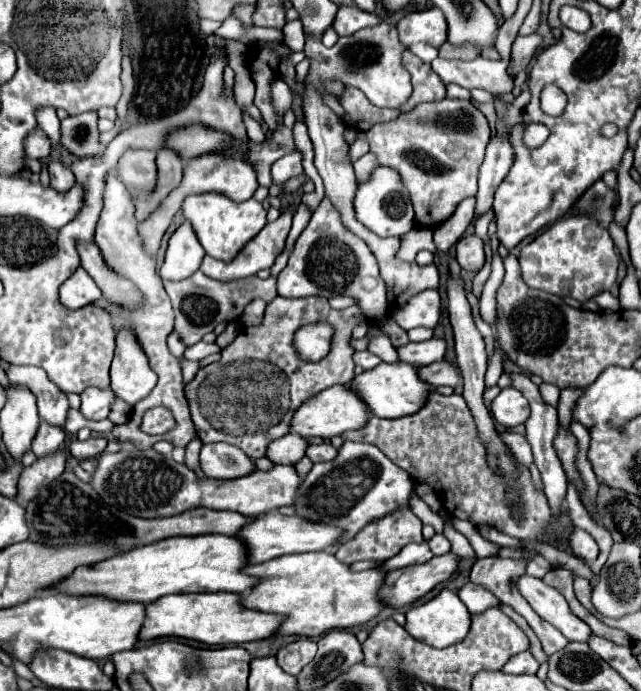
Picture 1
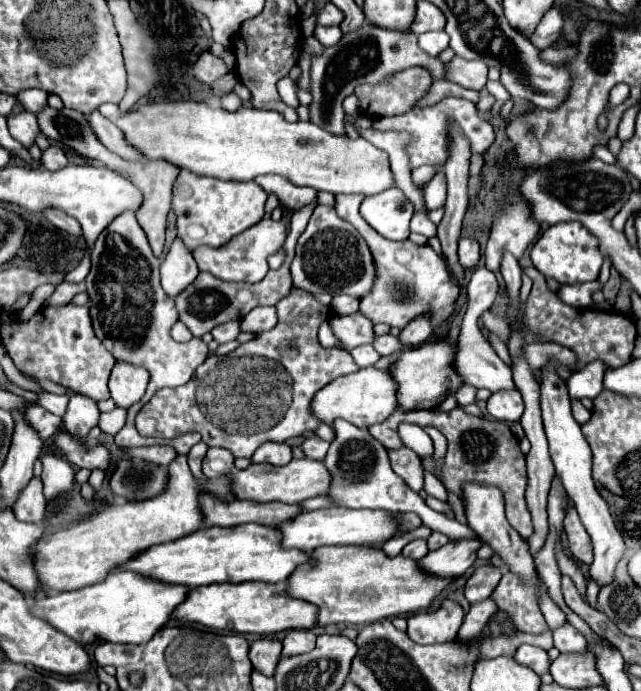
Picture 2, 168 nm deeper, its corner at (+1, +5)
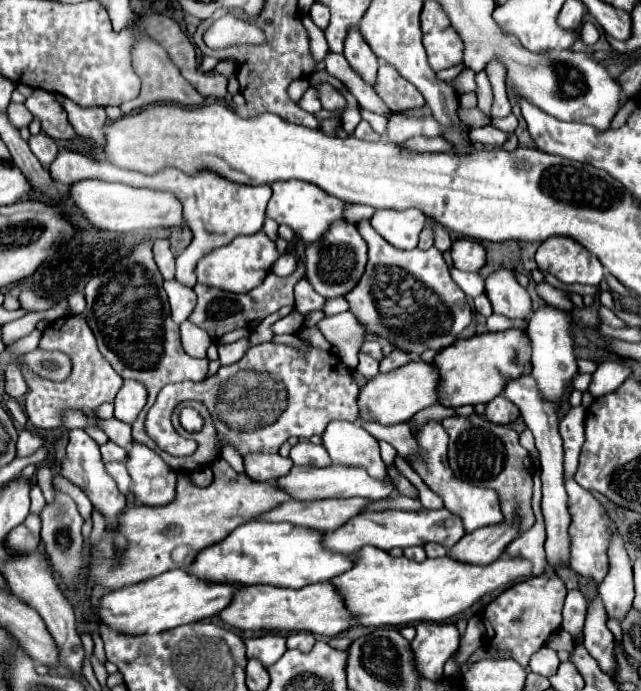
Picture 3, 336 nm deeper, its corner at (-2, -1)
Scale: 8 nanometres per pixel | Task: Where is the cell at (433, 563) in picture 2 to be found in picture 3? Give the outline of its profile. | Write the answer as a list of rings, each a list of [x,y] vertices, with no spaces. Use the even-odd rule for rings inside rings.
[[[499,523],[493,527],[483,527],[473,533],[467,533],[459,539],[451,549],[449,555],[467,565],[489,565],[495,557],[501,557],[503,549],[509,541],[517,537],[517,525],[513,523]]]

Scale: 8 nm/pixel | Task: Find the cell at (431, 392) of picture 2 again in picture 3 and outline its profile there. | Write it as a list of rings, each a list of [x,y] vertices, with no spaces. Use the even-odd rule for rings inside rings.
[[[507,329],[501,333],[483,333],[469,339],[457,339],[441,349],[433,365],[439,373],[439,403],[445,407],[477,405],[495,399],[503,385],[515,377],[531,373],[531,345],[521,329]]]

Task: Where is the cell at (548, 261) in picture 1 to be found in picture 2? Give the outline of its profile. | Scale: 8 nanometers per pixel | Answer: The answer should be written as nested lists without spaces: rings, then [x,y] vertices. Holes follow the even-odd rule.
[[[576,221],[556,223],[556,225],[548,227],[534,243],[534,247],[530,251],[530,259],[542,275],[554,277],[560,285],[596,281],[602,261],[604,261],[604,257],[598,249],[598,241],[584,229],[582,223],[576,223]]]

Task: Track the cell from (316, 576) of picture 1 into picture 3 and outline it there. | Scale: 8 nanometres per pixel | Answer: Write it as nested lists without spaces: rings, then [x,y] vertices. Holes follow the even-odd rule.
[[[363,547],[355,551],[353,557],[353,567],[333,577],[329,583],[341,593],[347,611],[361,627],[401,627],[419,621],[443,623],[477,603],[481,597],[531,575],[529,561],[509,557],[483,567],[465,565],[447,555],[417,563],[407,557],[391,557],[387,551],[377,547]]]

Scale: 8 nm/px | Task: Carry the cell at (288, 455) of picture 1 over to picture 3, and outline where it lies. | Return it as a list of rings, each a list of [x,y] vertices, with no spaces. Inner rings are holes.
[[[251,455],[245,457],[245,473],[255,481],[275,481],[277,477],[283,477],[293,467],[293,461],[289,457],[281,455]]]

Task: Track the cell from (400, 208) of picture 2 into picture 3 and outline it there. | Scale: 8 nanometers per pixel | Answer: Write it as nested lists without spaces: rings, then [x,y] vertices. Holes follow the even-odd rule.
[[[379,209],[371,217],[371,227],[397,249],[415,249],[425,219],[419,209]]]

